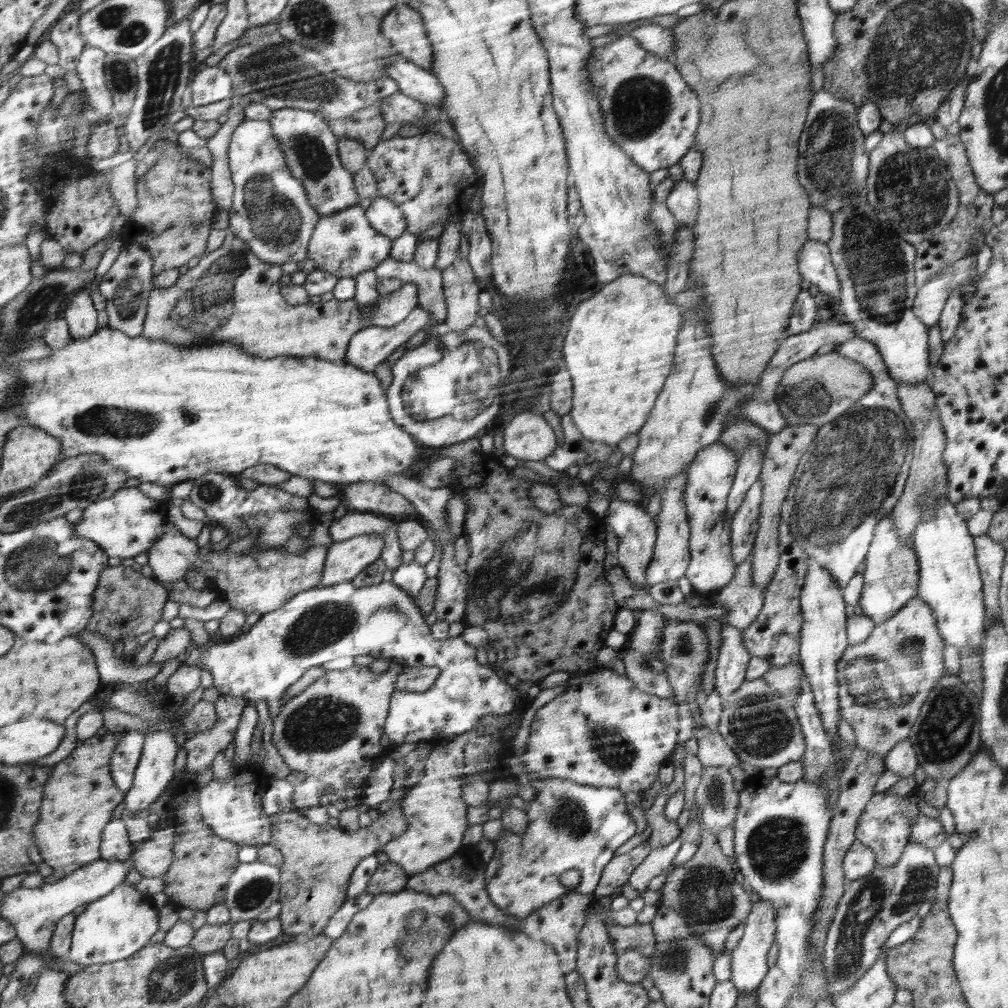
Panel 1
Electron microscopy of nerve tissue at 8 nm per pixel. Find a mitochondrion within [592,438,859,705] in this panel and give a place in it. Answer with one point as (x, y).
(686, 648)

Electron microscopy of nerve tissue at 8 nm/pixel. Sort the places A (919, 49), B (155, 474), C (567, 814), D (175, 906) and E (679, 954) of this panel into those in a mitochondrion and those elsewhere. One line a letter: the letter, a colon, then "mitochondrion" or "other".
A: mitochondrion
B: other
C: mitochondrion
D: other
E: mitochondrion

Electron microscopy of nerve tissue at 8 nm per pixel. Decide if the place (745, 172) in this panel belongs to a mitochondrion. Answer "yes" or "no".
no

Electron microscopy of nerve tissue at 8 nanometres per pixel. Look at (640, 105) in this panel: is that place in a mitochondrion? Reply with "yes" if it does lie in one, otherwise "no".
yes

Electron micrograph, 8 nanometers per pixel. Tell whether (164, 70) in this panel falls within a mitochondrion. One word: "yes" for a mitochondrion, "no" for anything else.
yes

